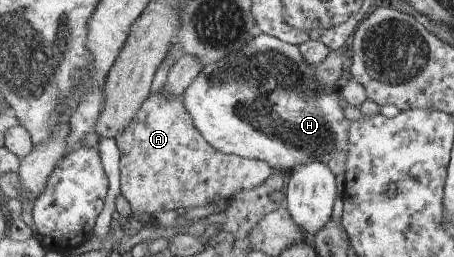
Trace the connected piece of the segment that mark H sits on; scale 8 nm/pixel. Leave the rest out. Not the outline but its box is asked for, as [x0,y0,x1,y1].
[183,33,352,175]

